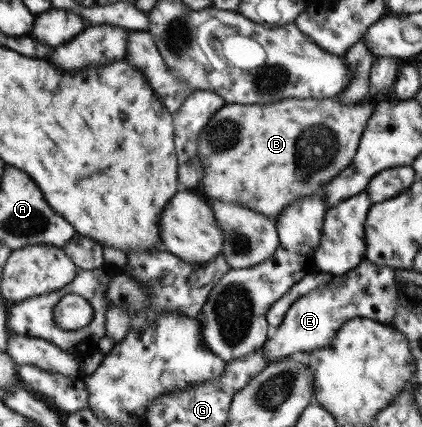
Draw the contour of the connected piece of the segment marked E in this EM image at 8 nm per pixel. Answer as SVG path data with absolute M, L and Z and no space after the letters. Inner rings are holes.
M365 258L342 275L336 275L333 283L314 288L299 297L285 313L283 322L278 326L275 336L268 338L263 346L266 358L272 363L295 353L305 353L328 346L339 328L355 317L376 320L390 324L399 307L397 294L397 271L393 267L377 265Z

